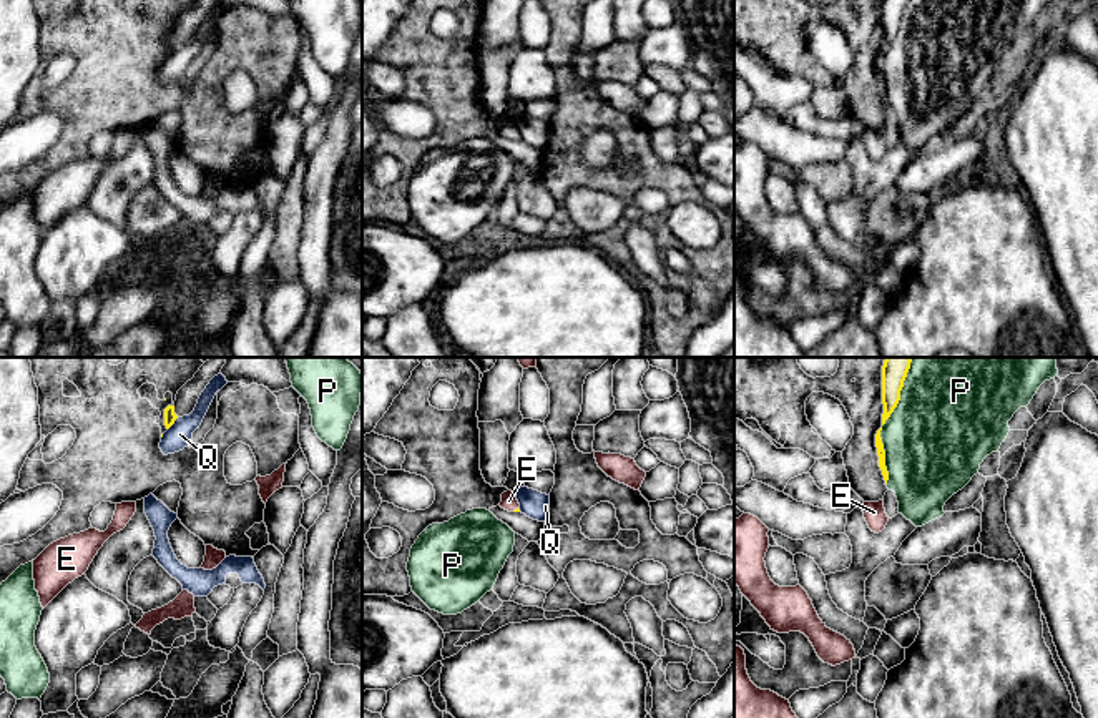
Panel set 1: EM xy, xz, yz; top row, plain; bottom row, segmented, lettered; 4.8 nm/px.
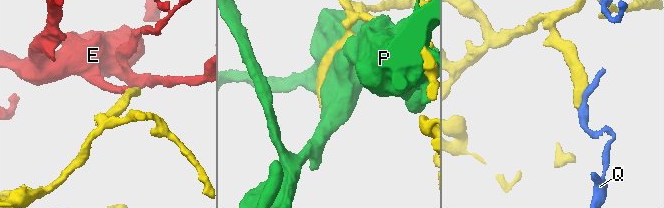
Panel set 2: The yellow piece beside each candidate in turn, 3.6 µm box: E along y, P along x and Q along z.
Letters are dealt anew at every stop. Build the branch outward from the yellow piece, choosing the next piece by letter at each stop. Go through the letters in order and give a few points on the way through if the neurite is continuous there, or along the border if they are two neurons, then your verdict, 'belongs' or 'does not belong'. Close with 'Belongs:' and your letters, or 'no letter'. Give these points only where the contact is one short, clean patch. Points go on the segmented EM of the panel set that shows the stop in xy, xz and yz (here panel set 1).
E: across xz (517, 509), (509, 501) | belongs
P: does not belong
Q: does not belong
Belongs: E

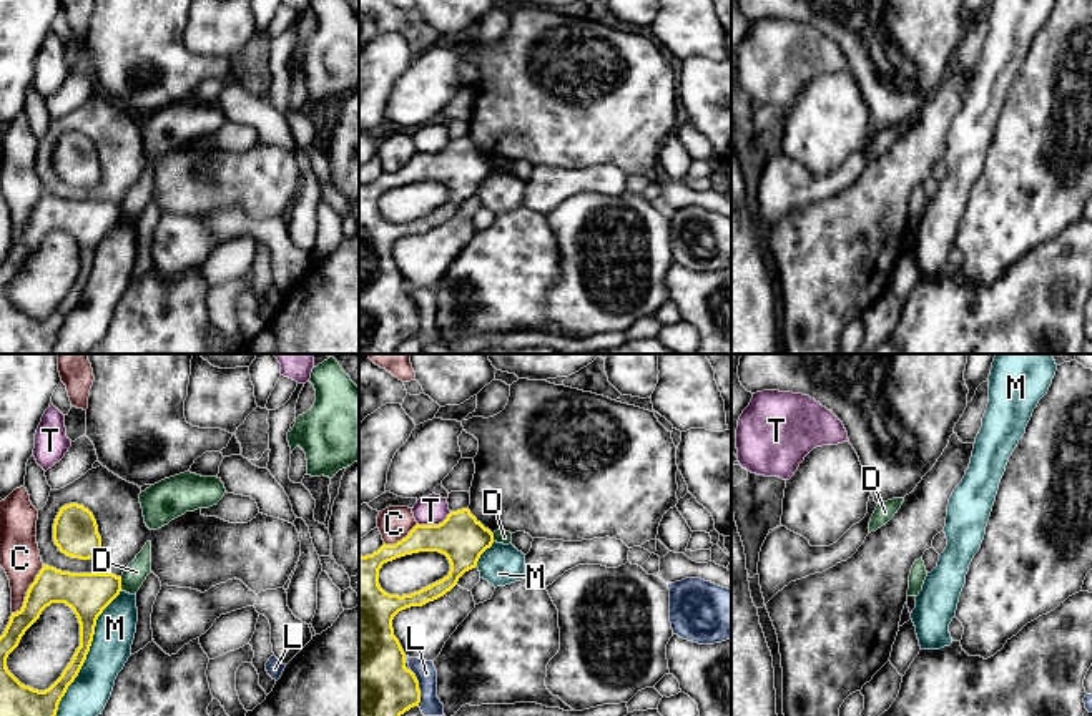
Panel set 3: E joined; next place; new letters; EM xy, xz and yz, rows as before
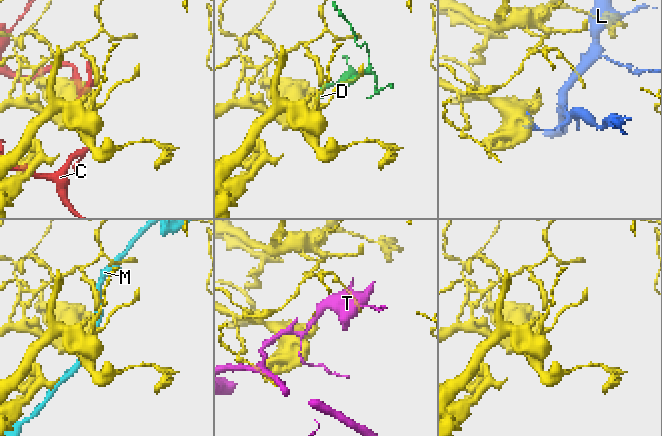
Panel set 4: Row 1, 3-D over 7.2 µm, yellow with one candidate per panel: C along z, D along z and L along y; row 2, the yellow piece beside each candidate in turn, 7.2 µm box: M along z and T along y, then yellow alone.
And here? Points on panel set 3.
C: does not belong
D: along xy (120, 577), (122, 588) | does not belong
L: does not belong
M: does not belong
T: does not belong
Belongs: no letter

